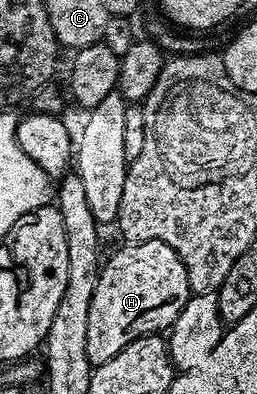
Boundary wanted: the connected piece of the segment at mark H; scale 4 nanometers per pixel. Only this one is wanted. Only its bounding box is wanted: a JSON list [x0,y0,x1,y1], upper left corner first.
[85,241,193,365]

